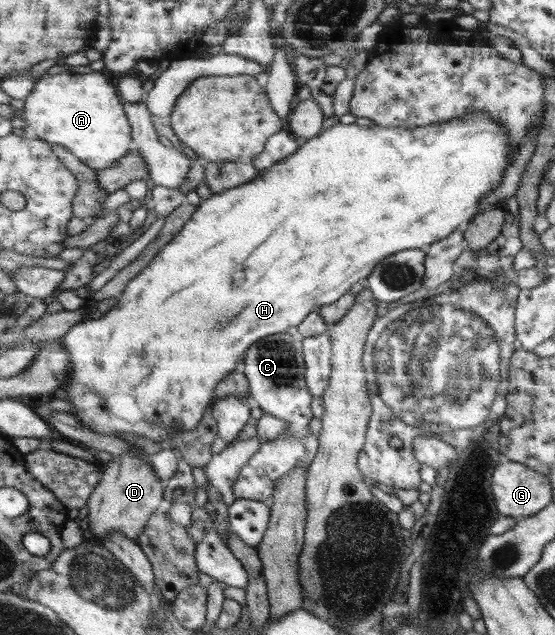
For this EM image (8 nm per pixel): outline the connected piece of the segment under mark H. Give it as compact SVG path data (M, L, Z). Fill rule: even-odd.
M476 109L468 110L468 113L465 115L454 117L451 121L440 121L440 123L432 123L425 127L414 127L413 129L405 129L404 127L381 127L376 124L370 128L367 126L359 126L354 122L352 124L339 123L334 125L334 127L330 127L327 131L322 131L318 136L308 139L303 146L299 146L293 155L282 159L279 163L273 165L273 167L265 170L260 177L255 177L251 183L246 183L225 190L220 194L213 194L208 199L202 200L197 211L192 213L191 219L185 223L184 228L175 235L175 238L165 244L157 252L157 255L151 259L149 265L147 265L145 269L142 269L137 276L127 283L122 295L119 295L116 305L105 312L102 317L99 316L97 320L93 321L93 319L89 317L83 322L76 323L73 327L71 327L71 329L69 329L69 331L62 337L62 341L64 341L65 347L69 352L70 365L72 366L72 369L68 373L68 380L66 381L63 392L59 395L60 398L64 398L71 402L71 411L74 418L77 419L77 421L80 421L83 425L86 425L86 427L91 427L91 430L93 430L95 434L101 434L101 436L106 437L117 437L116 434L132 433L139 435L139 437L149 439L156 444L159 444L159 446L169 448L169 442L175 438L175 434L177 434L177 432L193 432L193 430L198 427L200 421L204 419L204 412L207 411L209 401L214 399L216 387L220 384L220 380L223 380L224 377L230 375L231 371L233 371L233 367L237 365L237 361L243 357L245 349L250 349L255 343L263 339L265 336L271 336L287 331L289 327L297 327L299 323L305 319L306 315L309 315L309 313L313 310L321 308L322 305L333 304L335 300L338 300L341 296L349 292L349 288L353 285L353 283L365 281L366 277L369 276L370 273L374 271L374 268L377 267L377 265L387 256L397 252L402 252L404 249L419 249L422 245L431 245L437 241L441 241L449 237L455 231L454 229L458 228L459 225L466 225L469 223L470 219L479 215L479 212L477 211L479 200L483 197L483 195L485 195L485 193L489 193L491 189L494 189L499 181L501 181L506 168L513 162L512 157L516 154L516 152L512 151L513 148L512 141L510 141L510 134L506 131L506 127L504 127L500 121L492 119L488 113L485 113L484 111L476 111Z

